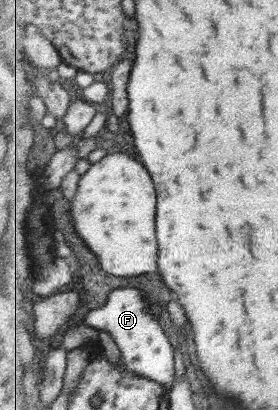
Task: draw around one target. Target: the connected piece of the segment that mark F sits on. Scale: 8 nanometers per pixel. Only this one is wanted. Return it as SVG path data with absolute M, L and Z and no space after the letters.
M125 286L112 290L102 307L93 309L86 314L85 324L95 330L108 333L121 352L125 366L137 376L145 376L149 380L157 380L166 388L173 386L175 376L175 348L167 338L165 330L157 322L156 315L149 313L145 292L141 288Z

